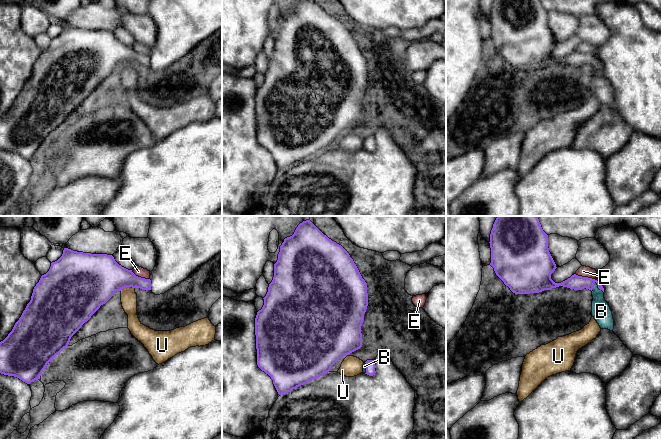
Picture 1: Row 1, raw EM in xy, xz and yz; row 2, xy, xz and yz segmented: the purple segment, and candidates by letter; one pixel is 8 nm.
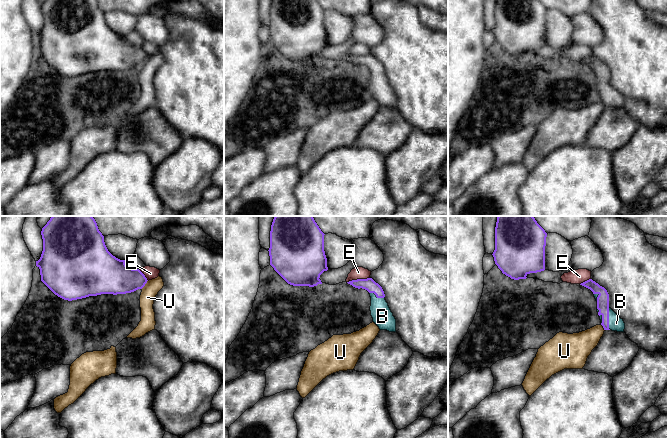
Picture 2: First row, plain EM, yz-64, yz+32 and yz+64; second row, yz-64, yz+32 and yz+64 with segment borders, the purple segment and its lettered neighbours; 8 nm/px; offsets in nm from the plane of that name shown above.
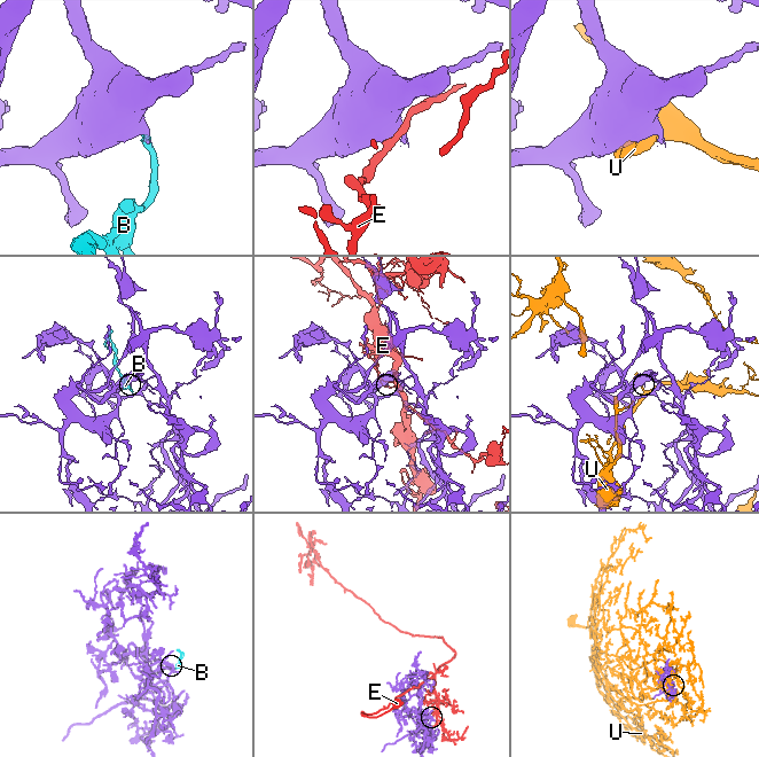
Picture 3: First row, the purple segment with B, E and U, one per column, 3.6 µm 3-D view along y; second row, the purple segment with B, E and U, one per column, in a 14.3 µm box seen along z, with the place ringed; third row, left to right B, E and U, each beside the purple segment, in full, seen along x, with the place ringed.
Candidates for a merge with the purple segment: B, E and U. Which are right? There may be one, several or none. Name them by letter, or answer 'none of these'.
B

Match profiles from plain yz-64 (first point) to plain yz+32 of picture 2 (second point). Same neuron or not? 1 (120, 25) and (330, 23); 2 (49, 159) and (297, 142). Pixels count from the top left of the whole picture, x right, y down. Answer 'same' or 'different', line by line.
1: same
2: same

